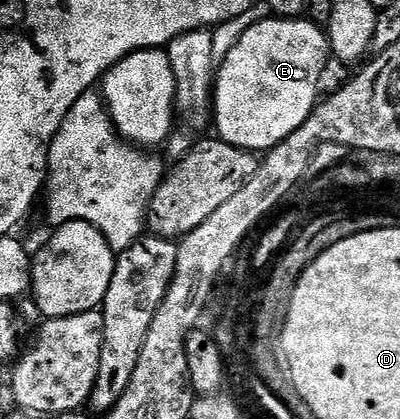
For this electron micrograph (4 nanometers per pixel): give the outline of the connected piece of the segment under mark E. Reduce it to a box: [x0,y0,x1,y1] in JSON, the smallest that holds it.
[212,17,331,152]

